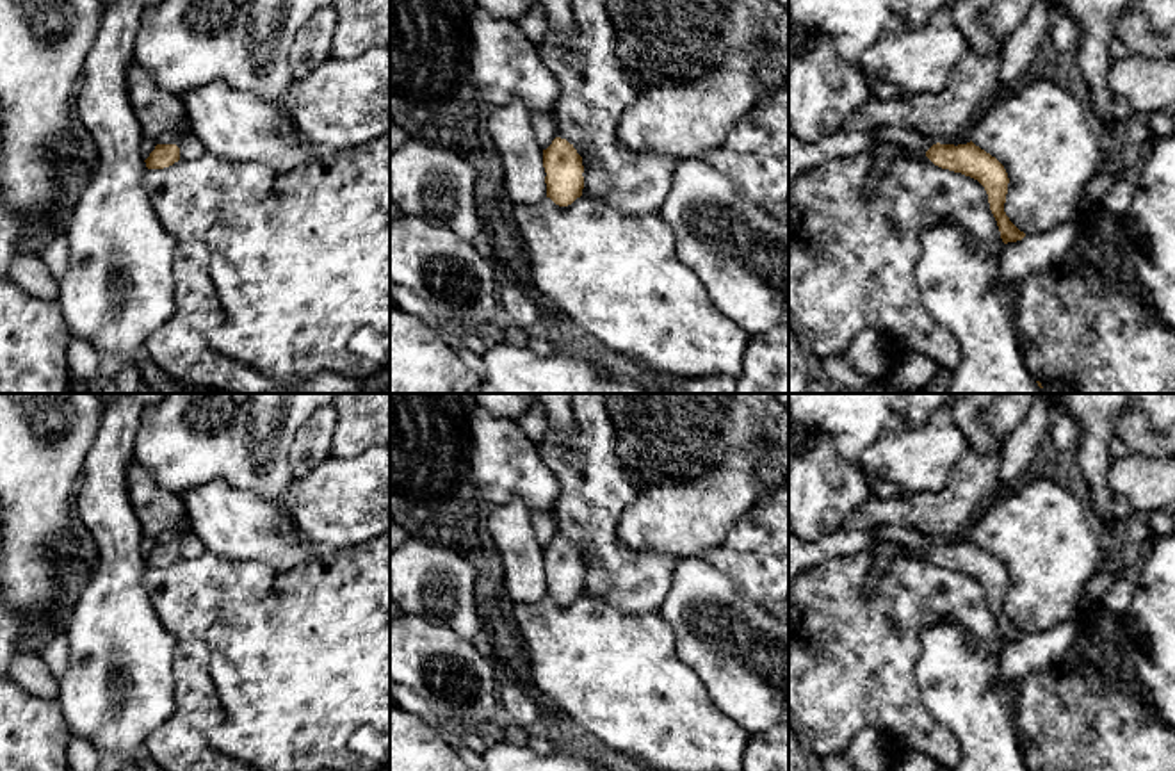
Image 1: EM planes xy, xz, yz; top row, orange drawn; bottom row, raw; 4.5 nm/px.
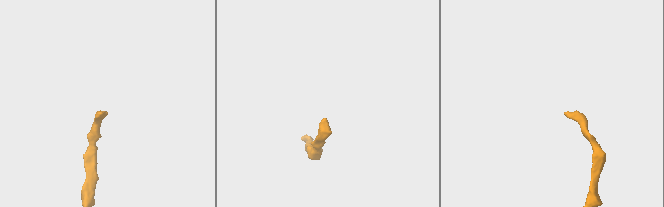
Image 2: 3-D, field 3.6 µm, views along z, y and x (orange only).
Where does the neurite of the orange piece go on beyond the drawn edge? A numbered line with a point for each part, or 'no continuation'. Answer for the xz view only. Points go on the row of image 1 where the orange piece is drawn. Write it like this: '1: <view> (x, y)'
no continuation

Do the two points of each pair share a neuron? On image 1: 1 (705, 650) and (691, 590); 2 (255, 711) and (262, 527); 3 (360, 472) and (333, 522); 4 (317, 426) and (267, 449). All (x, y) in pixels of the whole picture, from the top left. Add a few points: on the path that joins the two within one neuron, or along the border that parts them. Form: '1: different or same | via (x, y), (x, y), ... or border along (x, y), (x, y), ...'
1: same | via (704, 636), (702, 604)
2: different | border along (314, 554), (276, 576)
3: same | via (360, 485), (339, 510)
4: different | border along (316, 412), (298, 430), (289, 449), (294, 476)

